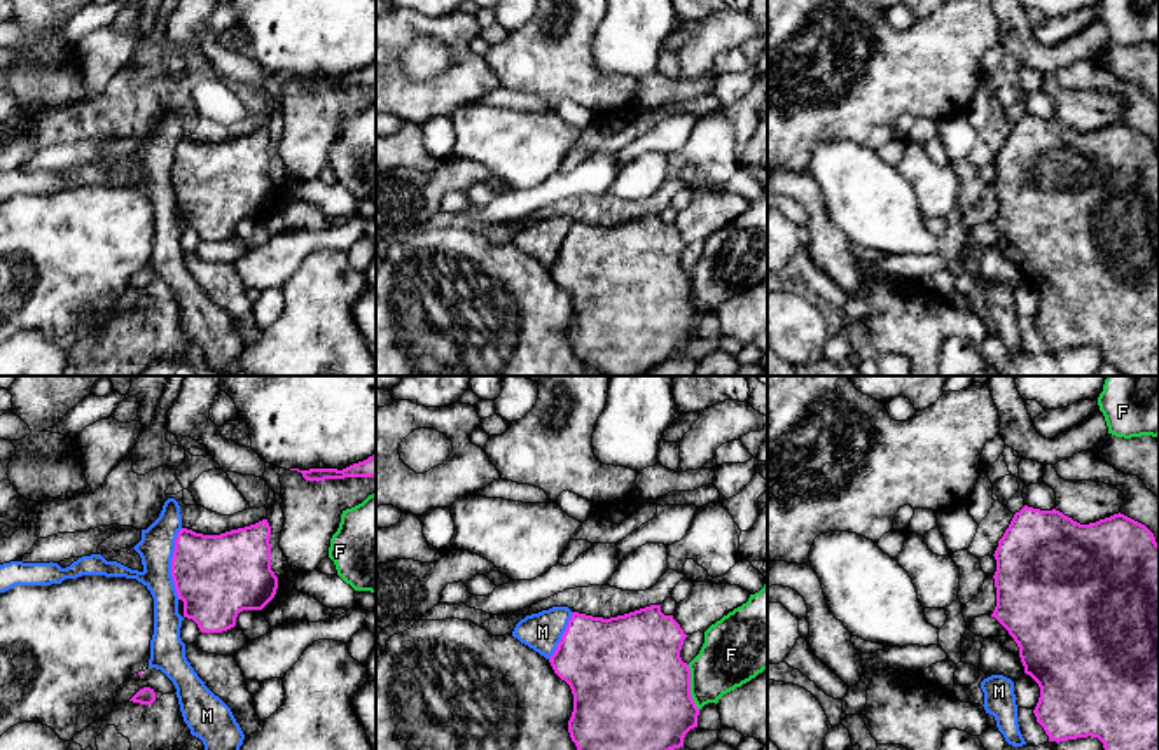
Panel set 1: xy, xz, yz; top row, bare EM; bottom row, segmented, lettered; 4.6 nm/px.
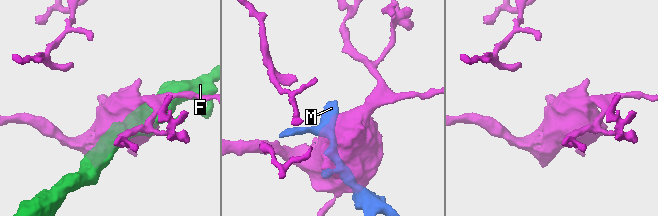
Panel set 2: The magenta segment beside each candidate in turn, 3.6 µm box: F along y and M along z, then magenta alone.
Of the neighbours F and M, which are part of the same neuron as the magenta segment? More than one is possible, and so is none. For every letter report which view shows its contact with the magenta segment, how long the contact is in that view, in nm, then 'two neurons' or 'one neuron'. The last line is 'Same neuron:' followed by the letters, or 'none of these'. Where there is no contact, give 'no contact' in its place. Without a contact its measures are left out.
F: xz | 220 nm | two neurons
M: xy | 320 nm | two neurons
Same neuron: none of these

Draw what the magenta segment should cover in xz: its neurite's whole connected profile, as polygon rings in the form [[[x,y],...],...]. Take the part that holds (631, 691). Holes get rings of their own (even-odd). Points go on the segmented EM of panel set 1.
[[[661,605],[610,619],[572,614],[549,663],[573,694],[568,733],[577,750],[675,750],[684,747],[684,738],[697,727],[699,715],[699,708],[691,696],[691,670],[680,657],[685,638],[687,635],[673,615],[661,612]]]

